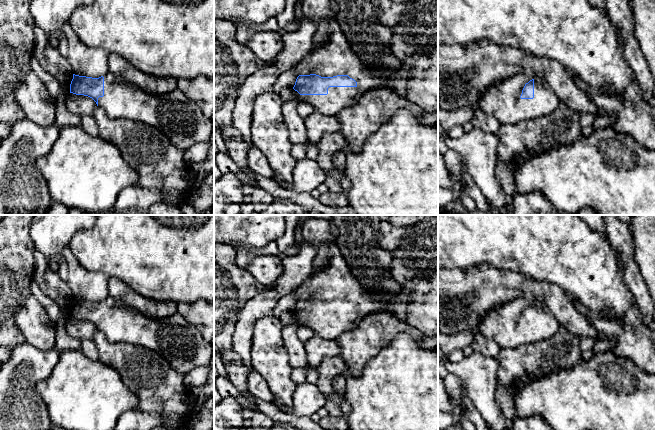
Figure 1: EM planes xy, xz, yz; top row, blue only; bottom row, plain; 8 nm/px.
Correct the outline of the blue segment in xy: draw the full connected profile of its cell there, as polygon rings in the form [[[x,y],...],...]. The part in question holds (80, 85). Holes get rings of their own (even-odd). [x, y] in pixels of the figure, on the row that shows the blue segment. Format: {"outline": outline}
{"outline": [[[108,72],[99,78],[73,74],[70,93],[92,98],[110,119],[131,119],[161,130],[176,147],[186,151],[195,143],[208,142],[214,124],[183,92],[175,89],[164,95],[152,95]]]}

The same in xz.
{"outline": [[[303,0],[302,11],[303,19],[312,20],[317,24],[326,19],[329,25],[328,41],[318,48],[312,49],[290,69],[299,75],[293,89],[301,95],[306,103],[312,105],[315,111],[335,116],[345,107],[356,104],[370,89],[382,86],[390,87],[399,96],[407,98],[407,81],[410,74],[402,67],[395,72],[377,72],[367,68],[351,49],[348,40],[334,18],[331,0]]]}

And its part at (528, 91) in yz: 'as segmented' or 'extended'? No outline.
extended

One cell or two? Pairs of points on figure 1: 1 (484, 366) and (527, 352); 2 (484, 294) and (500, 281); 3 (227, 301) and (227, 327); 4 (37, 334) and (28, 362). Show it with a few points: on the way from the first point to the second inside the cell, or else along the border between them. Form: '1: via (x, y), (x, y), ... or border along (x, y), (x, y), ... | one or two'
1: border along (495, 357), (498, 360), (497, 384) | two
2: via (488, 290), (496, 285) | one
3: via (227, 307), (227, 321) | one
4: border along (26, 342), (42, 350), (54, 348) | two

